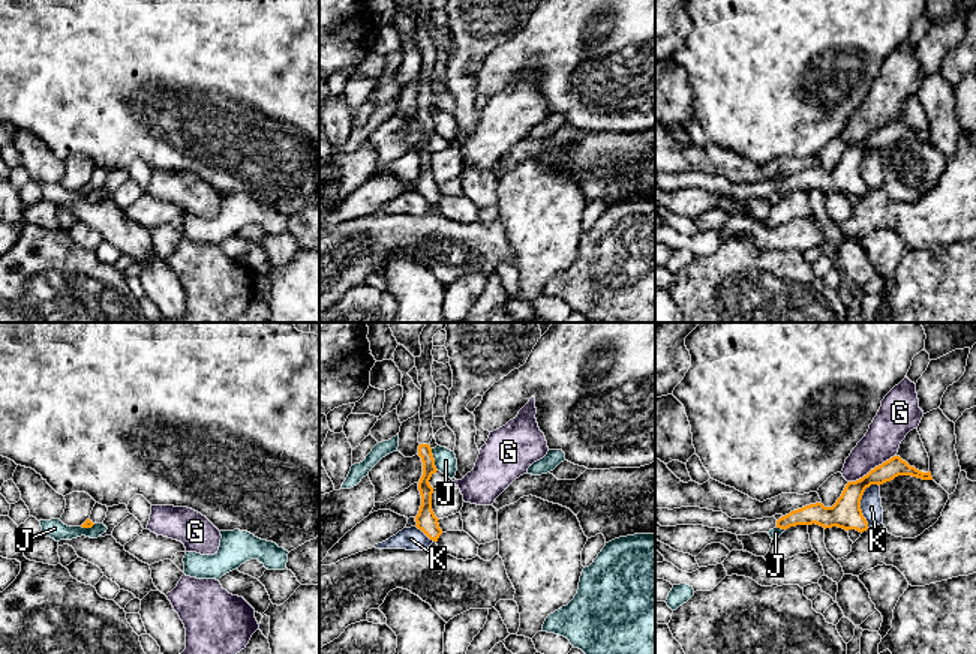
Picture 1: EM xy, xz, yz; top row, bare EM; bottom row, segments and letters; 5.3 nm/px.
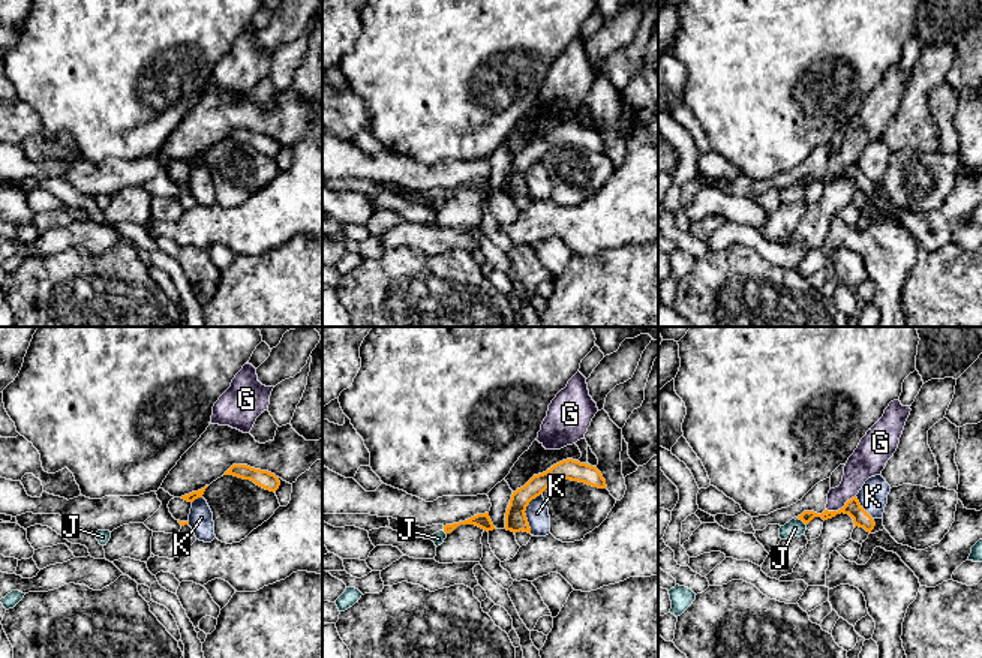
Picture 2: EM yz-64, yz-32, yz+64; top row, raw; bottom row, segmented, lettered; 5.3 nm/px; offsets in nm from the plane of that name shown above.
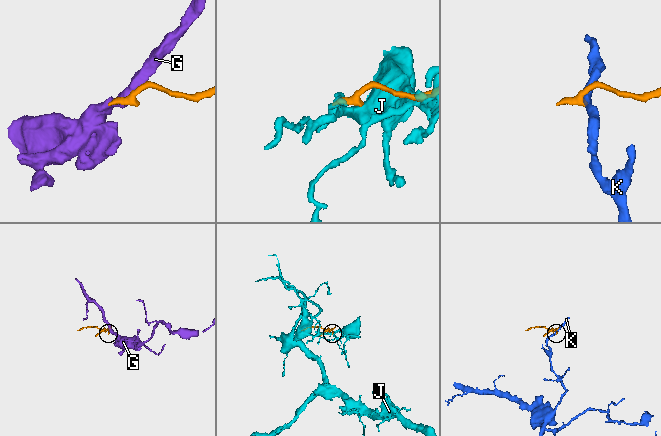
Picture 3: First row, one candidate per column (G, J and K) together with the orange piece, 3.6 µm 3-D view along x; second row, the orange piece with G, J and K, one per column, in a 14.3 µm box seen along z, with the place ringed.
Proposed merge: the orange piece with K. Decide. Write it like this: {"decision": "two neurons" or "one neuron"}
{"decision": "two neurons"}

